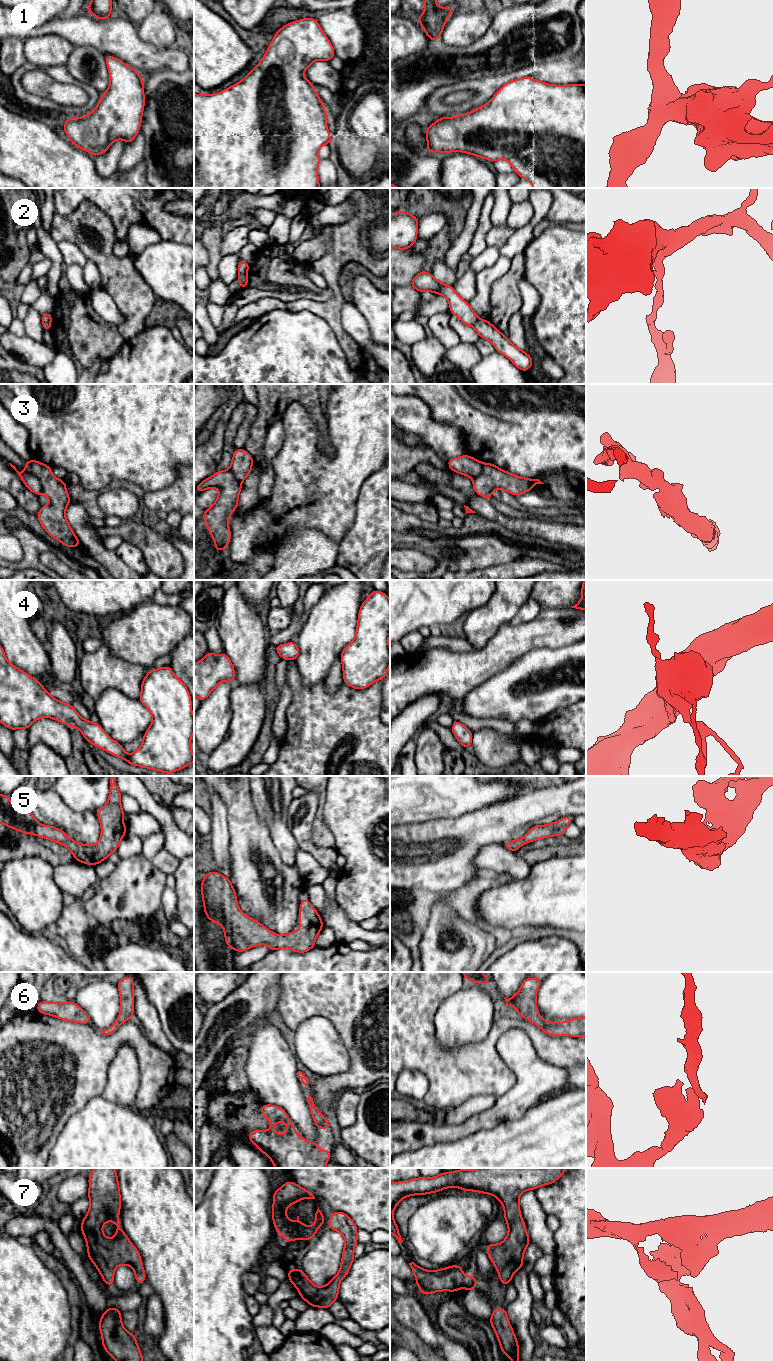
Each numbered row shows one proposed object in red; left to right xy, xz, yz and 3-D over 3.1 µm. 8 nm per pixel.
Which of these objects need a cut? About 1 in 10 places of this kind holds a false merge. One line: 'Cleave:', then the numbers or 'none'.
Cleave: 2, 3

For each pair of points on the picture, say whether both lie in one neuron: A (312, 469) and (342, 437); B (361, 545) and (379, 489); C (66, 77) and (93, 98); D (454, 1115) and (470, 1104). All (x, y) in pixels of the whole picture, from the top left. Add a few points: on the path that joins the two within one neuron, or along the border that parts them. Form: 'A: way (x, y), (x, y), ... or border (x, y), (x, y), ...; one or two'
A: way (323, 469), (326, 469), (342, 453), (342, 448); one
B: way (375, 531), (379, 527), (379, 503); one
C: way (73, 81), (83, 85), (89, 91); one
D: way (458, 1115), (466, 1108); one

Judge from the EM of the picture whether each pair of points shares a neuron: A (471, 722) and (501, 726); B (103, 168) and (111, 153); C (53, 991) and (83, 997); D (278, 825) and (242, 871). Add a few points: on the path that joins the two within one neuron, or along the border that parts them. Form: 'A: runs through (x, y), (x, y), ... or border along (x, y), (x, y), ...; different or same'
A: runs through (478, 723), (494, 723); same
B: runs through (106, 164), (111, 157); same
C: border along (90, 982), (77, 991), (73, 1000); different
D: border along (257, 815), (267, 827), (272, 843), (281, 856); different

